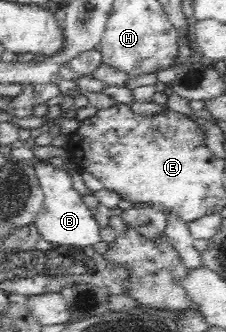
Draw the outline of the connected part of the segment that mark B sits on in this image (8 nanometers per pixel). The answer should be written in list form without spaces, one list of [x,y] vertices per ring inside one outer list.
[[[34,161],[35,174],[44,192],[44,203],[34,222],[40,237],[52,245],[72,246],[72,248],[92,248],[101,241],[98,222],[92,212],[84,205],[82,196],[73,188],[73,178],[62,168],[49,162]]]

